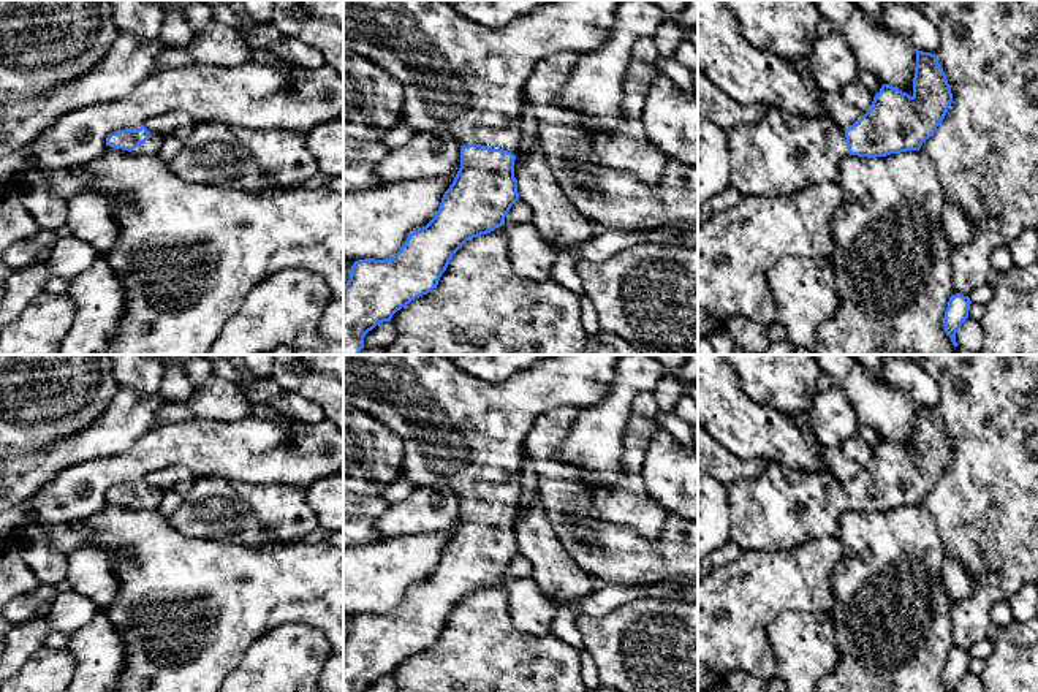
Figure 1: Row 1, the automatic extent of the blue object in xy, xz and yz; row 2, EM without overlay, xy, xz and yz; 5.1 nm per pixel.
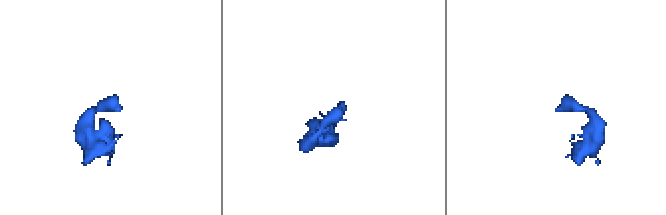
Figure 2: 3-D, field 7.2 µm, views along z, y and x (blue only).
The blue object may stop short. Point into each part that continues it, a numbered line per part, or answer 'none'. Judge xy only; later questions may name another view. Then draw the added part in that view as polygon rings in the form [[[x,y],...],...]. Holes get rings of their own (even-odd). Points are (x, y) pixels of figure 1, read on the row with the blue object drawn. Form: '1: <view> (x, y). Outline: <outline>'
1: xy (152, 144). Outline: [[[150,133],[149,139],[142,144],[139,144],[134,150],[128,152],[123,149],[117,149],[127,154],[136,154],[136,155],[157,155],[160,146],[163,143],[163,136],[157,133]]]

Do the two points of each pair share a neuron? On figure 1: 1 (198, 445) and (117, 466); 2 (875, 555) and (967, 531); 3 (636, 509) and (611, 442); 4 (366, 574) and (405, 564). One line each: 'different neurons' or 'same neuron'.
1: same neuron
2: different neurons
3: different neurons
4: same neuron

